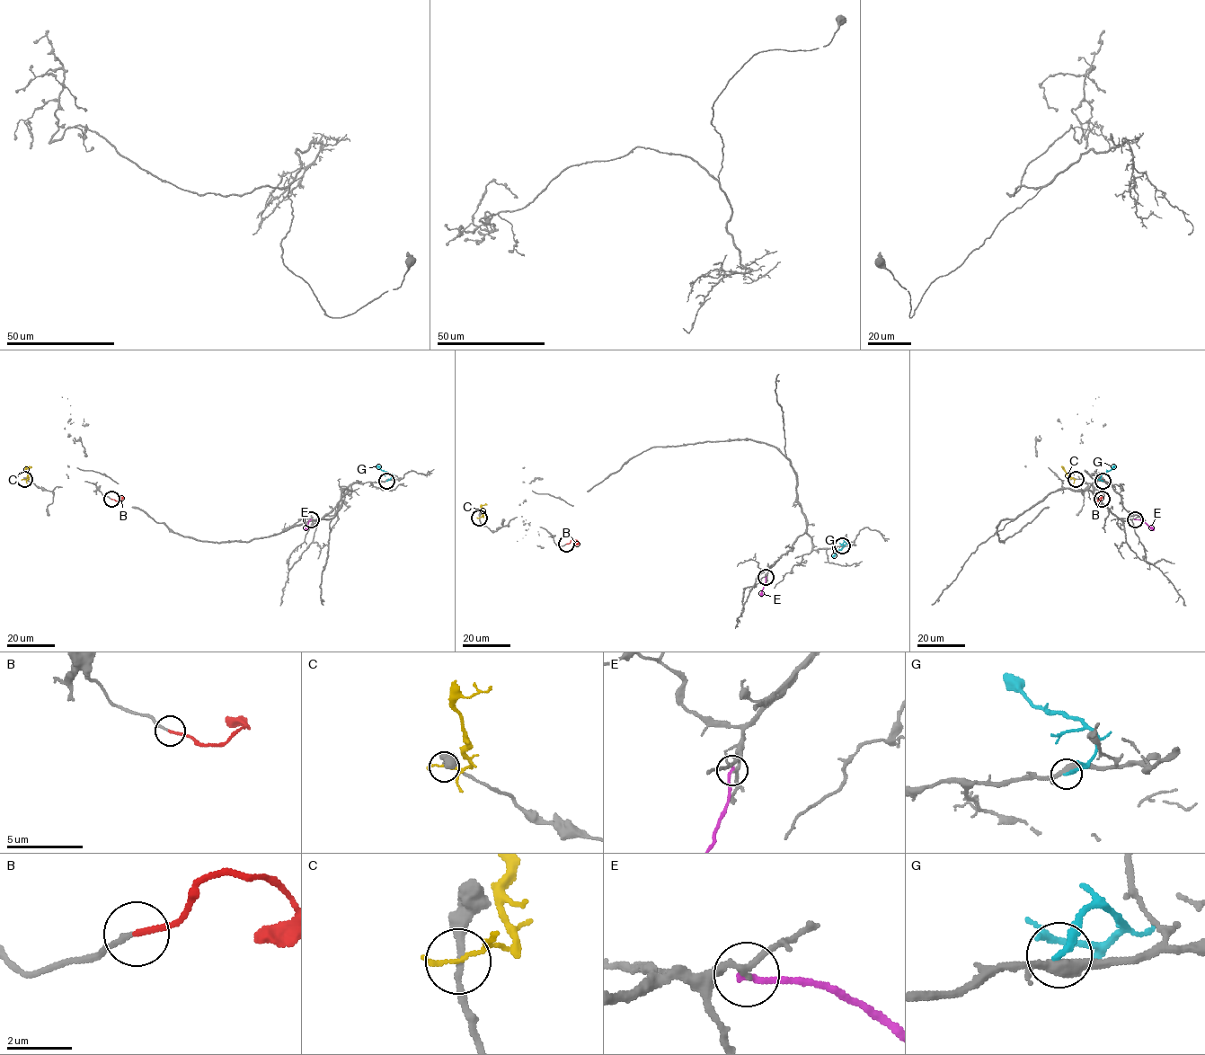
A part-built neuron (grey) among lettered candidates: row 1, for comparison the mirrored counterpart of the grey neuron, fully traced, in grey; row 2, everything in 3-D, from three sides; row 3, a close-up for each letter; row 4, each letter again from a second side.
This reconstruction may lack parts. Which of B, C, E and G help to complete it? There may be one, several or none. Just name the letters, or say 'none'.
B

